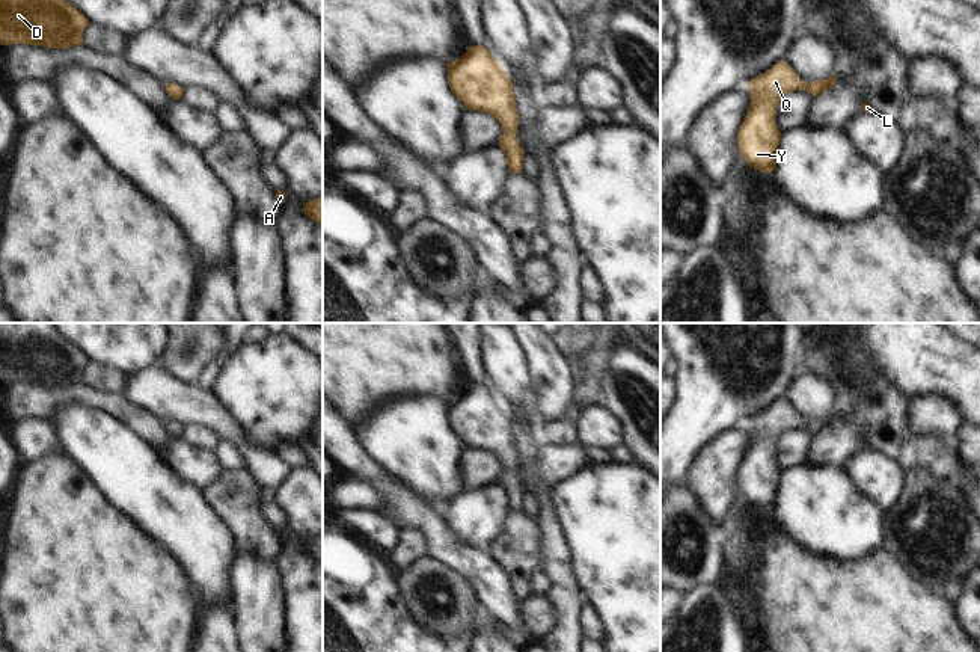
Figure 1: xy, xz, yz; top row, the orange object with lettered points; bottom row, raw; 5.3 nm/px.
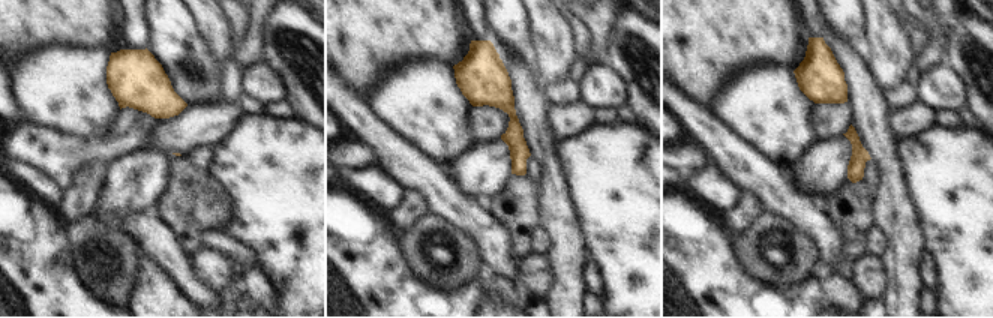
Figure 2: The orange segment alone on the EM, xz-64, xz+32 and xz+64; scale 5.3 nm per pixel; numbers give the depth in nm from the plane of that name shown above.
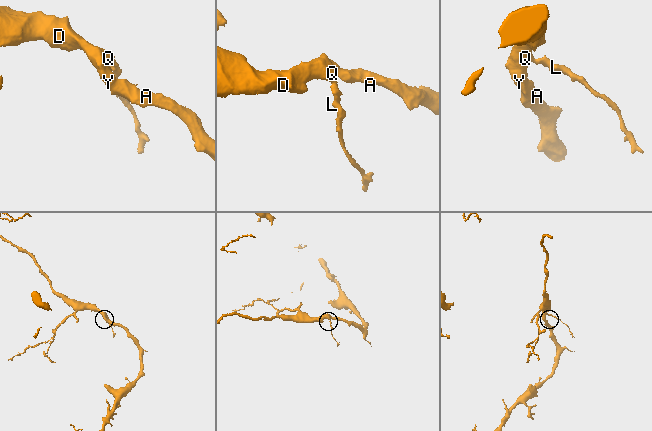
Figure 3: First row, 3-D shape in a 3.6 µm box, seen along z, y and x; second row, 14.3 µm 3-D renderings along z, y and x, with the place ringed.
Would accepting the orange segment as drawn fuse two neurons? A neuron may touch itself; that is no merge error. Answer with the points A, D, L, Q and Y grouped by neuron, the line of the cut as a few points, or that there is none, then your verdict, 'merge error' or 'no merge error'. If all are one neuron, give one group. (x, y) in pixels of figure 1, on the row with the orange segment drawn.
A D L Q Y; no cut; no merge error

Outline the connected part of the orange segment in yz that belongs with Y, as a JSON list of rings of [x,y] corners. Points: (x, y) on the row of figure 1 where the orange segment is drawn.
[[[779,60],[746,85],[751,91],[751,106],[736,140],[740,155],[749,168],[764,174],[776,169],[781,131],[776,127],[775,115],[781,98],[793,91],[807,91],[814,98],[834,88],[835,77],[832,74],[826,80],[805,83],[786,60]]]

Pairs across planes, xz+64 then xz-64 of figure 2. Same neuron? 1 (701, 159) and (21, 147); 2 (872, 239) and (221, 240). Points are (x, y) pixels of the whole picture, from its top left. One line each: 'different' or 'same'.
1: same
2: same

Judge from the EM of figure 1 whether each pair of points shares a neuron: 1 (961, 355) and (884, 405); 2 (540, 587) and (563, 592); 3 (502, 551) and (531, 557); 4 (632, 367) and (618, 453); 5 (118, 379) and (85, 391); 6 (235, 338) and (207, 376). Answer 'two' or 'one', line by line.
1: two
2: two
3: one
4: two
5: two
6: one

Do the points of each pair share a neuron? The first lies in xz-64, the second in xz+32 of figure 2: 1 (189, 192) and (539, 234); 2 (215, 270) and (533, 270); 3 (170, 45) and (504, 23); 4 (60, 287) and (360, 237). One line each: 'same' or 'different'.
1: different
2: same
3: same
4: same

